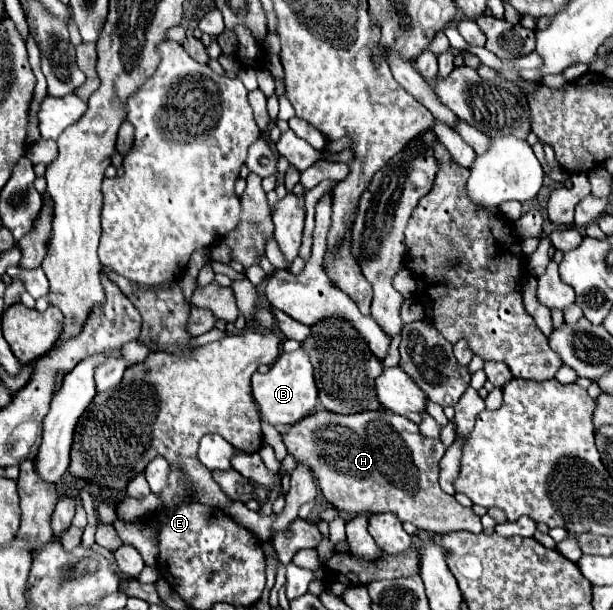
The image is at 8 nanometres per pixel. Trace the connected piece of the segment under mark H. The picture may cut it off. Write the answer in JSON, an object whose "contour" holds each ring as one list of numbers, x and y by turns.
{"contour":[[321,409,297,421,291,427,291,431,283,435,283,443,287,445,287,451,297,459,297,463,309,465,325,499,341,511,393,513,401,523,409,521,417,529,437,535,451,531,471,531,471,533,483,531,481,519,471,509,459,505,455,497,447,495,437,483,439,461,445,453,443,443,421,437,419,427,401,415,393,415,391,411,385,409,361,411,353,415,337,415]]}

